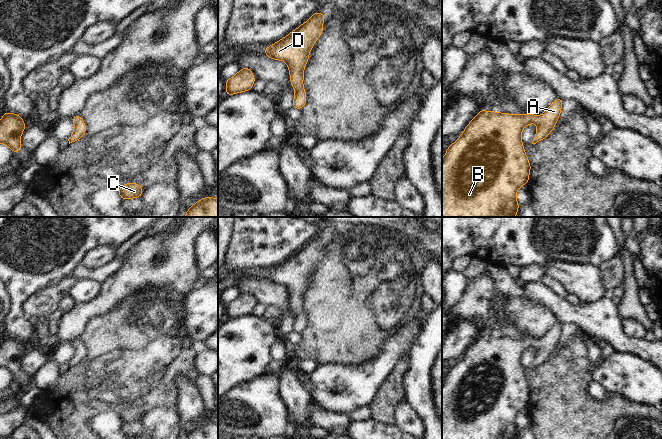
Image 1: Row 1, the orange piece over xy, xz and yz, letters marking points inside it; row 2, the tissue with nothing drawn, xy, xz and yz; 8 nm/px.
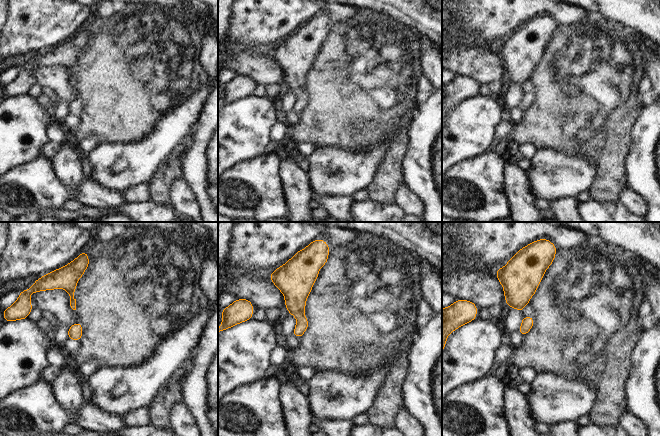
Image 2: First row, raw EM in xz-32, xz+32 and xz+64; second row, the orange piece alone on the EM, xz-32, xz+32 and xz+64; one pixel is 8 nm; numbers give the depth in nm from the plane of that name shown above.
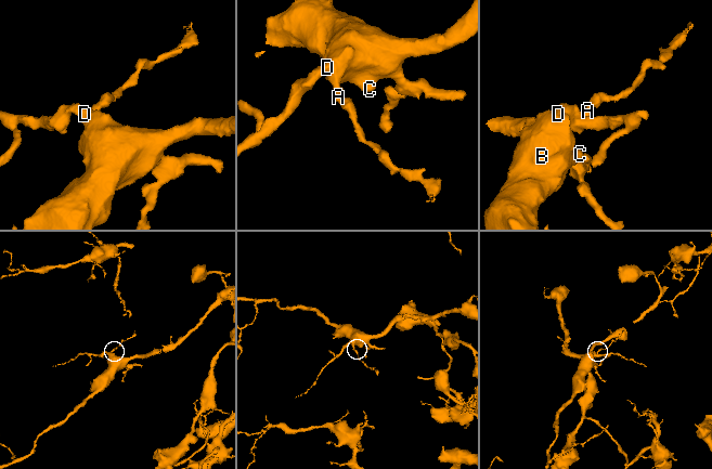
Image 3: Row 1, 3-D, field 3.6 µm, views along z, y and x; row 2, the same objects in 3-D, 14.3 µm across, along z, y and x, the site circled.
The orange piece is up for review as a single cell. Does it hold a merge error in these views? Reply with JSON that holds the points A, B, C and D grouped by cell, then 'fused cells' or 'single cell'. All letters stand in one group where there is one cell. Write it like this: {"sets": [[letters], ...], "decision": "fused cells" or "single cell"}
{"sets": [["A", "B", "C", "D"]], "decision": "single cell"}

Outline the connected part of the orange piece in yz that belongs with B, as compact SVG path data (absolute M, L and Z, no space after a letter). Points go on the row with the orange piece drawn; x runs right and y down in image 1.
M557 98L540 116L534 114L506 114L481 109L463 130L463 134L449 147L442 159L442 217L515 217L519 209L517 190L528 184L531 165L521 141L523 128L537 123L532 144L544 140L554 129L561 114L563 98Z

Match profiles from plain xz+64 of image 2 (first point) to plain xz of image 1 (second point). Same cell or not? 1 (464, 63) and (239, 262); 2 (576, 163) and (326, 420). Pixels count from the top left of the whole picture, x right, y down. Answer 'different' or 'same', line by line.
1: different
2: different

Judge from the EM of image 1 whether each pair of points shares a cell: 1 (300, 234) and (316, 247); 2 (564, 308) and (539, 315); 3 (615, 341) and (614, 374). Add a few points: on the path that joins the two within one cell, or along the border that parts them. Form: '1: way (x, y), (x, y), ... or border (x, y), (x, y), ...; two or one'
1: border (323, 227), (307, 244), (290, 256); two
2: border (532, 299), (547, 306), (558, 321); two
3: border (613, 349), (619, 352), (630, 352), (638, 356); two

